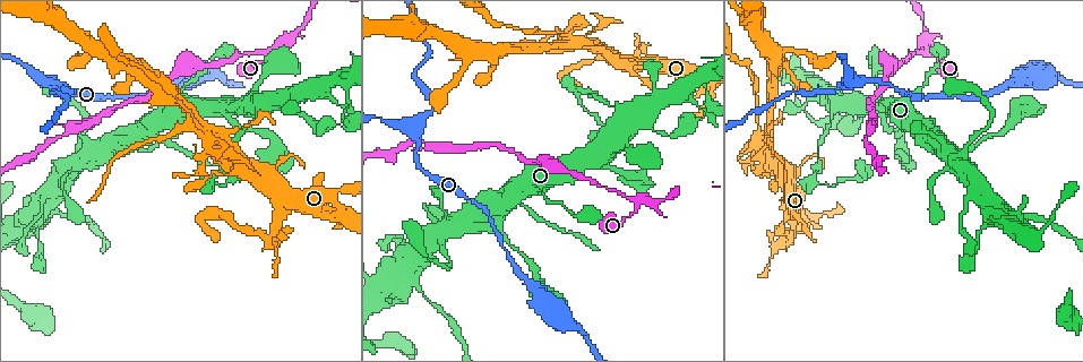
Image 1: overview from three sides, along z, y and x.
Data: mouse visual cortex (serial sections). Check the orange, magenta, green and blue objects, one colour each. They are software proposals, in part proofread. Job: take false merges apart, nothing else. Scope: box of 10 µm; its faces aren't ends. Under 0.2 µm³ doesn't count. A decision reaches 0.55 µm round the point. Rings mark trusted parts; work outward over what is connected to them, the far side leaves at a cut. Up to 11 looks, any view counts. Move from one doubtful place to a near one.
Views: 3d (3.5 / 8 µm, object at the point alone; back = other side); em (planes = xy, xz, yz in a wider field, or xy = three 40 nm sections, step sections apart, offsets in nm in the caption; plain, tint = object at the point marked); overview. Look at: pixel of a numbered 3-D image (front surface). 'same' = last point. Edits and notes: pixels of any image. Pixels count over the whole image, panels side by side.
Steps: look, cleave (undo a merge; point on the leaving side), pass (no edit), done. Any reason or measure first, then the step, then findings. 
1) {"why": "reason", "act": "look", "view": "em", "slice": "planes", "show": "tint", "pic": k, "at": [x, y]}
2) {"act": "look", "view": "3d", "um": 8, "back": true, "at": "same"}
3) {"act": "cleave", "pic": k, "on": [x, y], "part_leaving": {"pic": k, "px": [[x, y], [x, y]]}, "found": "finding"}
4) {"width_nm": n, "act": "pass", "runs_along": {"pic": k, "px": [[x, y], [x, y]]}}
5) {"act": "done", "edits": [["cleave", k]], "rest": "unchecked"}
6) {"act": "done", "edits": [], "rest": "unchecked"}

{"why": "arms run side by side", "act": "look", "view": "3d", "um": 3.5, "pic": 1, "at": [574, 42]}

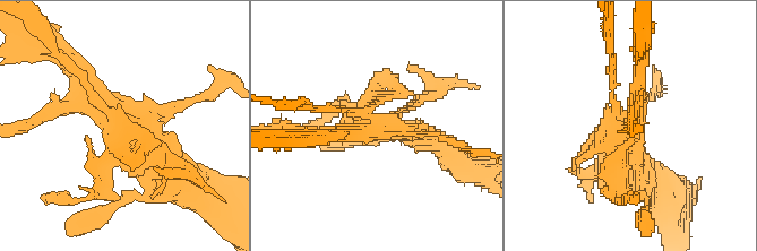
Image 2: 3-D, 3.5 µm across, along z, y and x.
{"act": "look", "view": "em", "slice": "xy", "step": 2, "show": "tint", "pic": 2, "at": [373, 132]}

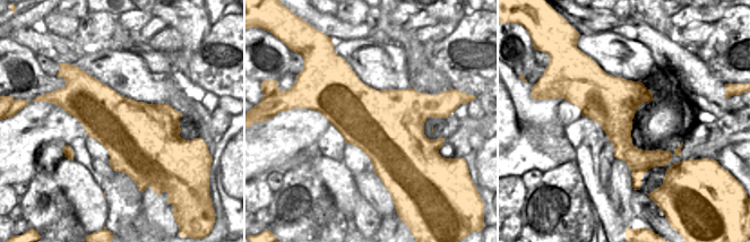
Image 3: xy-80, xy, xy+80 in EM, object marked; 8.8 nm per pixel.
{"width_nm": 650, "act": "pass", "runs_along": {"pic": 2, "px": [[177, 173], [111, 114], [72, 62]]}, "found": "continuous, no second cell"}

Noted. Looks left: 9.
{"why": "abrupt turn", "act": "look", "view": "3d", "um": 8, "back": true, "pic": 1, "at": [828, 93]}

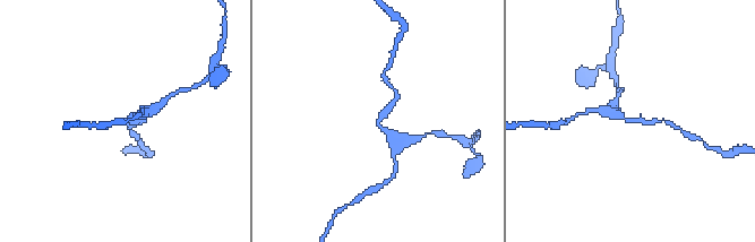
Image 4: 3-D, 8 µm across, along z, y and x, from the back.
{"act": "look", "view": "3d", "um": 3.5, "at": "same"}

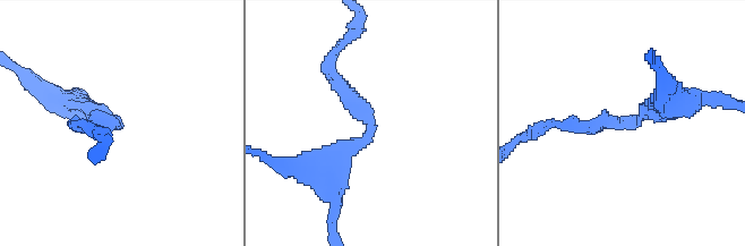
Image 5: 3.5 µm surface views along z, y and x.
{"arm_widths_nm": [200, 350], "act": "pass", "runs_along": {"pic": 5, "px": [[681, 103], [631, 125], [567, 125]]}, "found": "continuous, no second cell"}

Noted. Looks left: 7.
{"why": "side arm on a straight run", "act": "look", "view": "3d", "um": 3.5, "pic": 1, "at": [411, 276]}

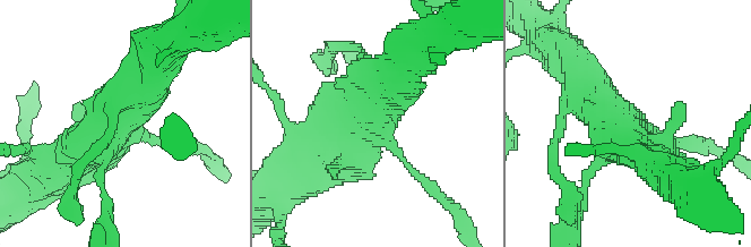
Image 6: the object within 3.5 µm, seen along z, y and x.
{"why": "now the EM", "act": "look", "view": "em", "slice": "xy", "step": 2, "show": "tint", "pic": 6, "at": [123, 123]}

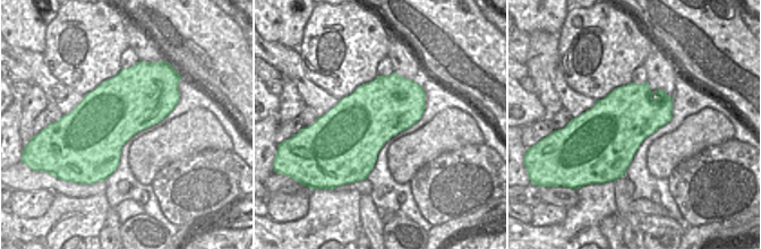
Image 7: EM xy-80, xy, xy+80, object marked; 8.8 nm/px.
{"act": "look", "view": "em", "slice": "xy", "step": 1, "show": "tint", "at": "same"}

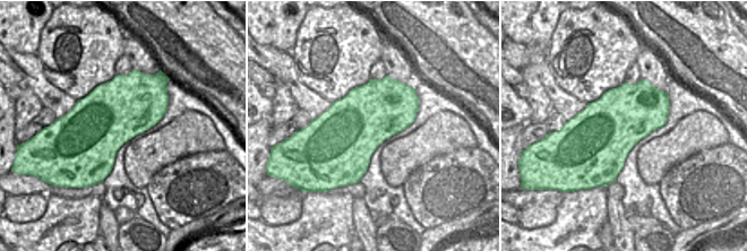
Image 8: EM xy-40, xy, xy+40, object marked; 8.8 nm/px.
{"act": "pass", "runs_along": {"pic": 6, "px": [[145, 79], [101, 138], [55, 170]]}, "found": "all the same cell"}

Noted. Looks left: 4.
{"why": "small branch off a trunk", "act": "look", "view": "3d", "um": 3.5, "pic": 1, "at": [624, 110]}

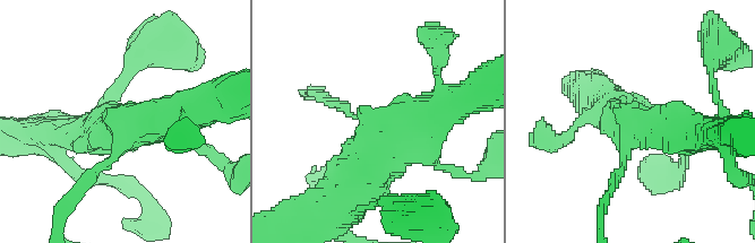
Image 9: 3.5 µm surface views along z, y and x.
{"why": "now the EM", "act": "look", "view": "em", "slice": "planes", "show": "tint", "pic": 9, "at": [376, 124]}

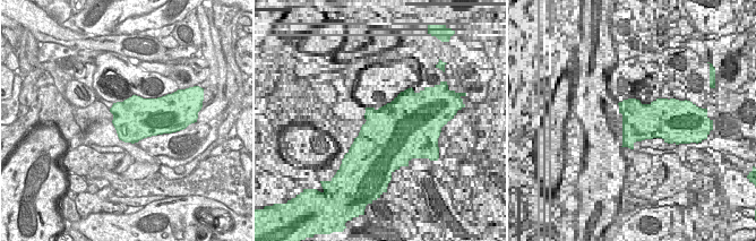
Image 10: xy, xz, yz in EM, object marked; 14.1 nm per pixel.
{"width_nm": 600, "act": "pass", "runs_along": {"pic": 9, "px": [[335, 200], [377, 139], [443, 111]]}, "found": "continuous, no second cell"}

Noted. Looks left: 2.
{"act": "done", "edits": [], "rest": "unchecked"}

